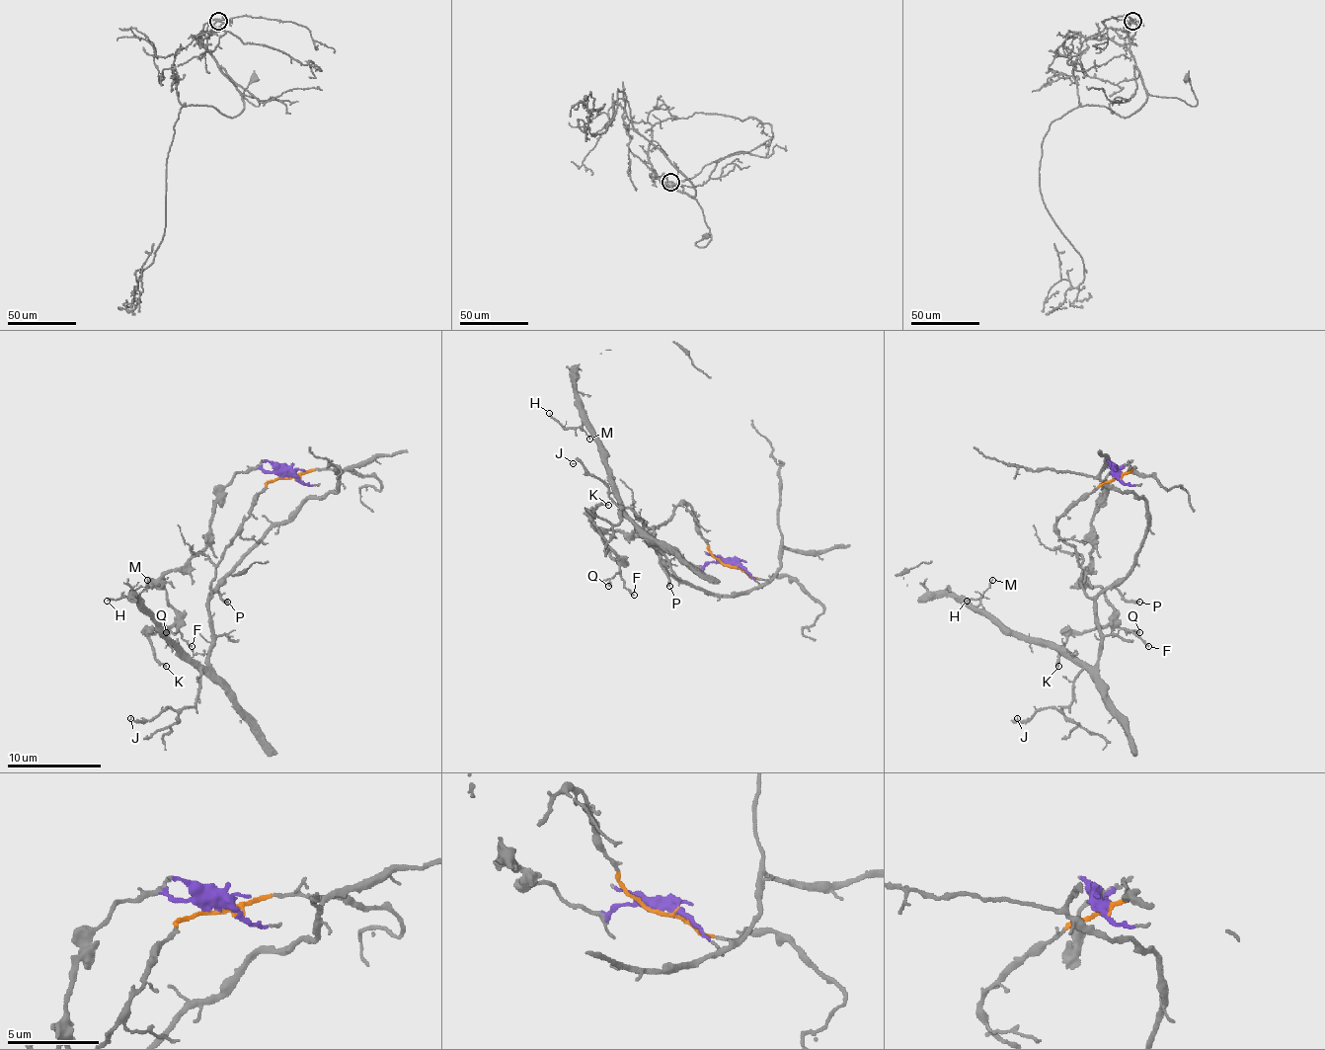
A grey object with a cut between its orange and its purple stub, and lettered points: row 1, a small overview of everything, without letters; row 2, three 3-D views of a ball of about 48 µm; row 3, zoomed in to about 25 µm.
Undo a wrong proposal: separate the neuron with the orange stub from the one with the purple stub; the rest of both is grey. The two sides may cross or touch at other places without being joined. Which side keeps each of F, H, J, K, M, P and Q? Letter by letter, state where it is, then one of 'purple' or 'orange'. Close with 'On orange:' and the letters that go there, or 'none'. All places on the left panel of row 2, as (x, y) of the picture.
F: place (192, 646); purple
H: place (107, 601); orange
J: place (130, 718); orange
K: place (166, 666); purple
M: place (147, 580); orange
P: place (227, 602); orange
Q: place (166, 632); purple
On orange: H, J, M, P

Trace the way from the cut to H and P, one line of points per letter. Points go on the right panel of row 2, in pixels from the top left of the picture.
H: (1119, 478), (1057, 521), (1093, 603), (1093, 666), (1003, 633), (977, 607), (980, 596), (966, 600)
P: (1119, 478), (1083, 495), (1057, 521), (1057, 534), (1074, 548), (1081, 589), (1090, 598), (1116, 589), (1139, 603)

